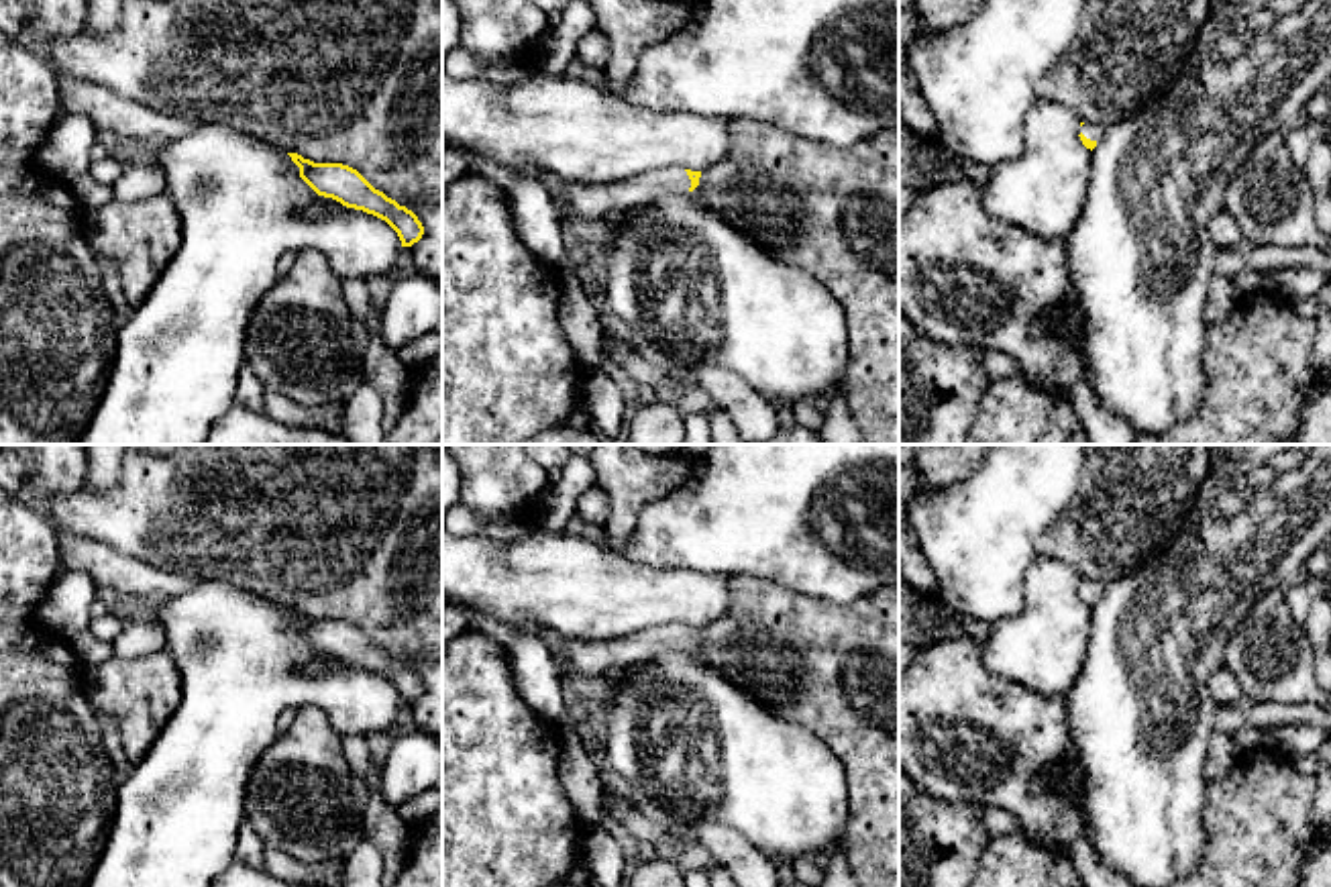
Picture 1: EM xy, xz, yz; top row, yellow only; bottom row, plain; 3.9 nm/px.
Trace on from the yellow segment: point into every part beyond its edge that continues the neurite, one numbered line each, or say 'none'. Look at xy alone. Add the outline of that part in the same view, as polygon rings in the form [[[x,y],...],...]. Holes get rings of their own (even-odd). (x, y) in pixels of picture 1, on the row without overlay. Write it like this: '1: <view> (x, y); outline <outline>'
none

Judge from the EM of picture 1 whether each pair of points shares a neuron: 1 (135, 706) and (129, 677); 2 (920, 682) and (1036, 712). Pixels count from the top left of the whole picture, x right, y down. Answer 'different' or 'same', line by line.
1: same
2: same

